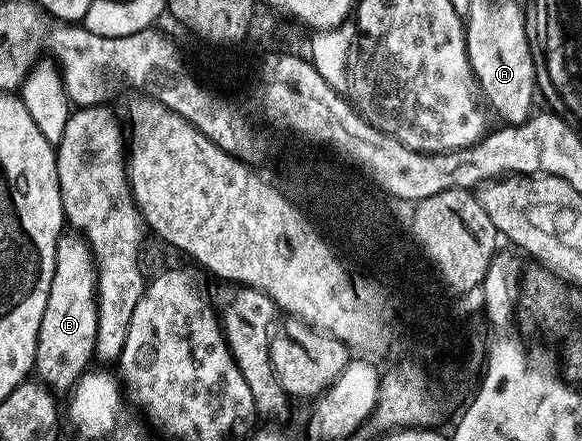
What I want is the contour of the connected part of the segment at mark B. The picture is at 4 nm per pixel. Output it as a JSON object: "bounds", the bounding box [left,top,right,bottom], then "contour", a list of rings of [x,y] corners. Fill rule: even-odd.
{"bounds":[34,233,98,393],"contour":[[[63,233],[58,237],[48,305],[44,305],[44,317],[40,317],[40,333],[36,337],[34,371],[45,387],[55,393],[73,391],[78,378],[86,374],[95,358],[97,324],[98,271],[94,268],[94,254],[81,235]]]}

